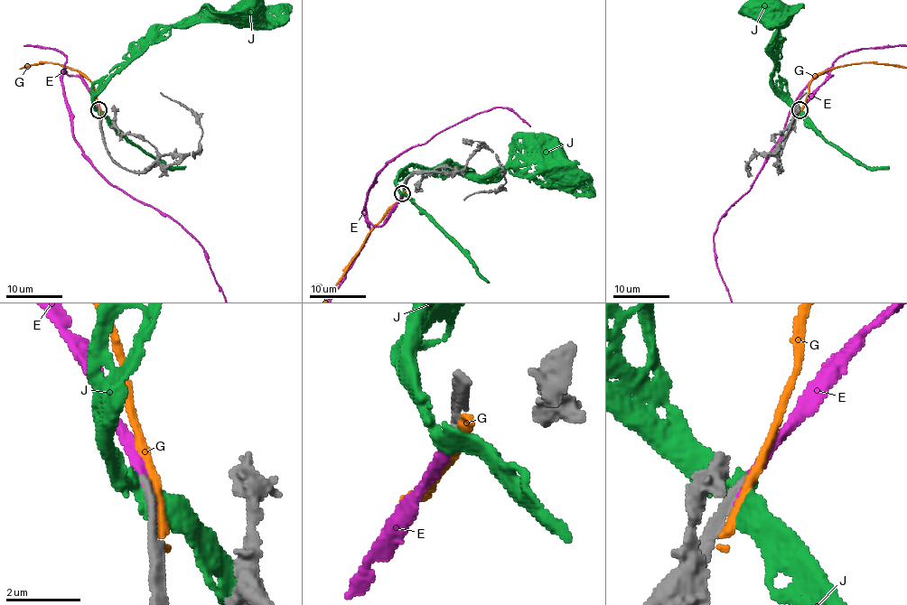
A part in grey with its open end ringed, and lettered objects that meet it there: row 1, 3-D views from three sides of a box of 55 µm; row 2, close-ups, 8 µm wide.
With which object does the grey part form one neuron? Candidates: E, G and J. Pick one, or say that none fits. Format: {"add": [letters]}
{"add": ["E"]}

